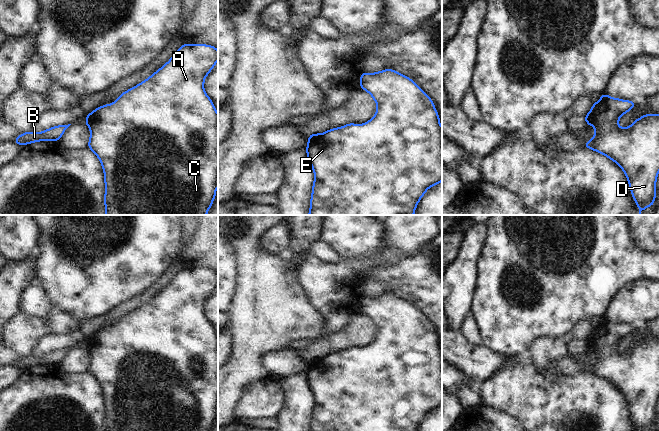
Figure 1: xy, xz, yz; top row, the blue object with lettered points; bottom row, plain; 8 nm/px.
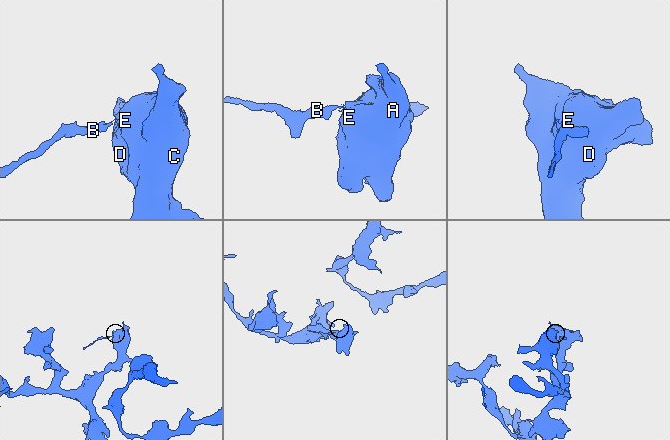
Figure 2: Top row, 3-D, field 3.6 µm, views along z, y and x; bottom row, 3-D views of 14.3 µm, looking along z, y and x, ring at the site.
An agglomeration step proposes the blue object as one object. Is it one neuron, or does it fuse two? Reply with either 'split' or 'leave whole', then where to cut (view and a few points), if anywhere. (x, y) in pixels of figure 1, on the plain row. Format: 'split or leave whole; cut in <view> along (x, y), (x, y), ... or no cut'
split; cut in yz along (585, 340), (588, 348)

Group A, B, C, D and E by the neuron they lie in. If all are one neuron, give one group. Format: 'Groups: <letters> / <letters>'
Groups: A C D E / B.

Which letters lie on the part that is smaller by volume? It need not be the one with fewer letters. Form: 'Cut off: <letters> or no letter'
Cut off: B

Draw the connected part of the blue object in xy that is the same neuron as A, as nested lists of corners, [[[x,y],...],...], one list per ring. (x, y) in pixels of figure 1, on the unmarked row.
[[[184,267],[171,283],[145,305],[123,316],[116,325],[102,329],[86,339],[89,343],[88,372],[93,375],[104,395],[105,431],[211,431],[218,411],[218,337],[204,315],[204,304],[218,285],[218,273],[212,269]]]

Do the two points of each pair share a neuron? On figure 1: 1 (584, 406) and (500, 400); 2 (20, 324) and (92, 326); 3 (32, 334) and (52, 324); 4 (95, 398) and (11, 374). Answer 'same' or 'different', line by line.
1: same
2: different
3: same
4: different

